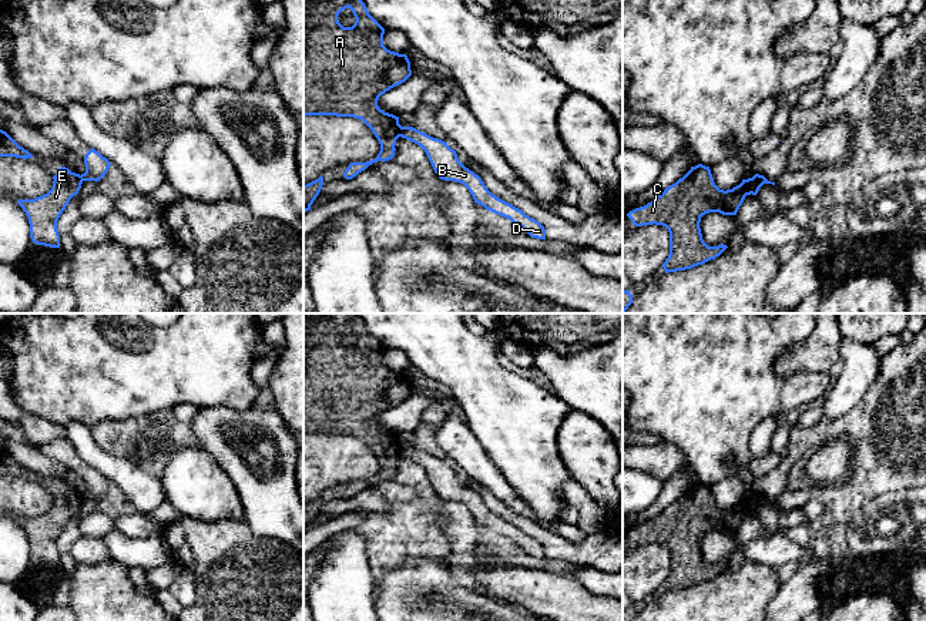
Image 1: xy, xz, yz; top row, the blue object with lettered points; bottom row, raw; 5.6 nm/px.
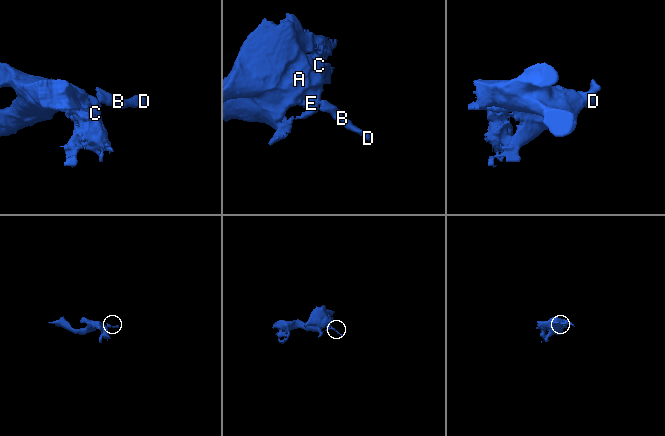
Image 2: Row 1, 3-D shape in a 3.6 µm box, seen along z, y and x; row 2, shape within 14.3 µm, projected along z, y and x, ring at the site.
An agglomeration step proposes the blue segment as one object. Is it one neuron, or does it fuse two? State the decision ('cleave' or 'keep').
cleave

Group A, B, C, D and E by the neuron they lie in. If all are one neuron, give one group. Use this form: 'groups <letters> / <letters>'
groups A C E / B D

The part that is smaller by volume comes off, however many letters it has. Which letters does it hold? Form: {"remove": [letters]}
{"remove": ["B", "D"]}

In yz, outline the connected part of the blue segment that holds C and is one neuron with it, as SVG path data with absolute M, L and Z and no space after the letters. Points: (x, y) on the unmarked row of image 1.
M698 483L695 486L691 486L691 489L682 497L680 497L675 503L665 507L664 511L658 514L655 518L652 518L644 526L630 530L627 536L631 538L631 541L635 546L652 544L652 543L665 546L670 551L670 574L662 583L662 587L665 593L685 590L685 588L691 588L694 585L702 584L711 578L715 578L728 567L724 563L718 565L708 565L704 561L701 547L699 547L701 536L708 531L719 531L722 534L737 534L745 516L751 513L756 514L759 507L764 503L775 504L775 501L768 500L764 494L755 493L752 497L742 499L742 501L734 506L732 508L724 510L715 504L709 486Z

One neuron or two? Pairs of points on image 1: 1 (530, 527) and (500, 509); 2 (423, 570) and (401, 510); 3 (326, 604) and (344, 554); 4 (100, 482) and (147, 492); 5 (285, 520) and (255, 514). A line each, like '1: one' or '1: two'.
1: one
2: two
3: one
4: two
5: one

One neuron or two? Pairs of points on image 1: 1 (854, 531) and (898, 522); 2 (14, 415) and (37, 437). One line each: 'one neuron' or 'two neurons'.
1: one neuron
2: one neuron

